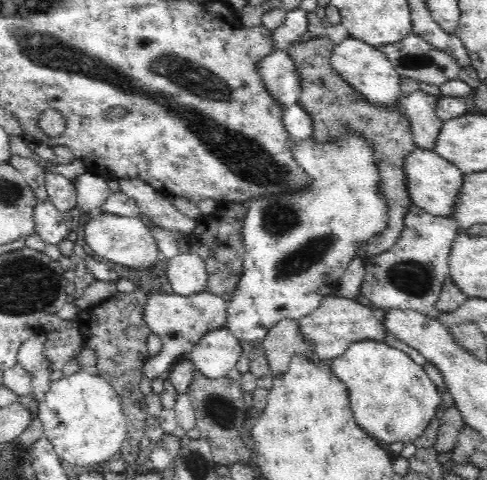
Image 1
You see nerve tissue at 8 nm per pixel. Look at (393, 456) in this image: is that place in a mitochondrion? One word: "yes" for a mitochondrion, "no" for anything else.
no

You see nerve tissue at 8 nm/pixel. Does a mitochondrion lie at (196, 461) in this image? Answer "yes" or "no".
yes

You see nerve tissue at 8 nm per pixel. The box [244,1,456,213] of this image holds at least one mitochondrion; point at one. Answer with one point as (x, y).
(416, 60)

